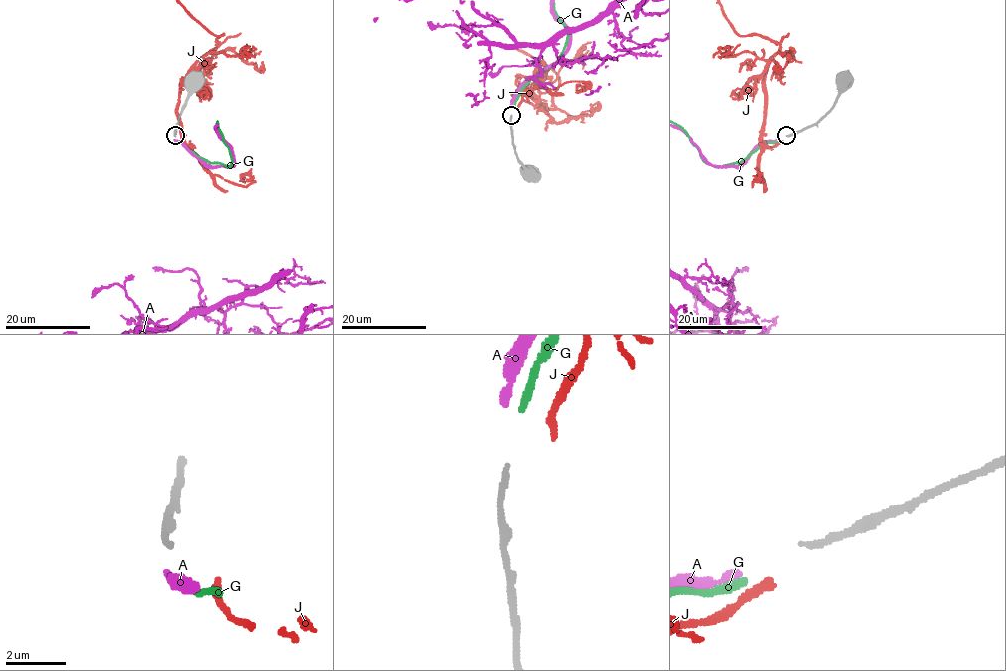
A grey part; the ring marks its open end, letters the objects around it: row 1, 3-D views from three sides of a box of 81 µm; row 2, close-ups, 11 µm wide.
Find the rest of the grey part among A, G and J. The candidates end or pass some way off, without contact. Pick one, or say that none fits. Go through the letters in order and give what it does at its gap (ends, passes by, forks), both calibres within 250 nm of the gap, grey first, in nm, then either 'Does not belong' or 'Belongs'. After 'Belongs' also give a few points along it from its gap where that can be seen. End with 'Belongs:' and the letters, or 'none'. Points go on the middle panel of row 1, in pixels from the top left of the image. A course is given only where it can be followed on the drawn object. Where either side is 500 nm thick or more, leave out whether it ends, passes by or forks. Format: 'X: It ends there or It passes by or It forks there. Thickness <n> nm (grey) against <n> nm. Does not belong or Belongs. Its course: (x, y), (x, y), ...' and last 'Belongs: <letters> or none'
A: It ends there. Thickness 190 nm (grey) against 240 nm. Does not belong
G: It ends there. Thickness 190 nm (grey) against 260 nm. Belongs
J: It ends there. Thickness 190 nm (grey) against 240 nm. Does not belong
Belongs: G

